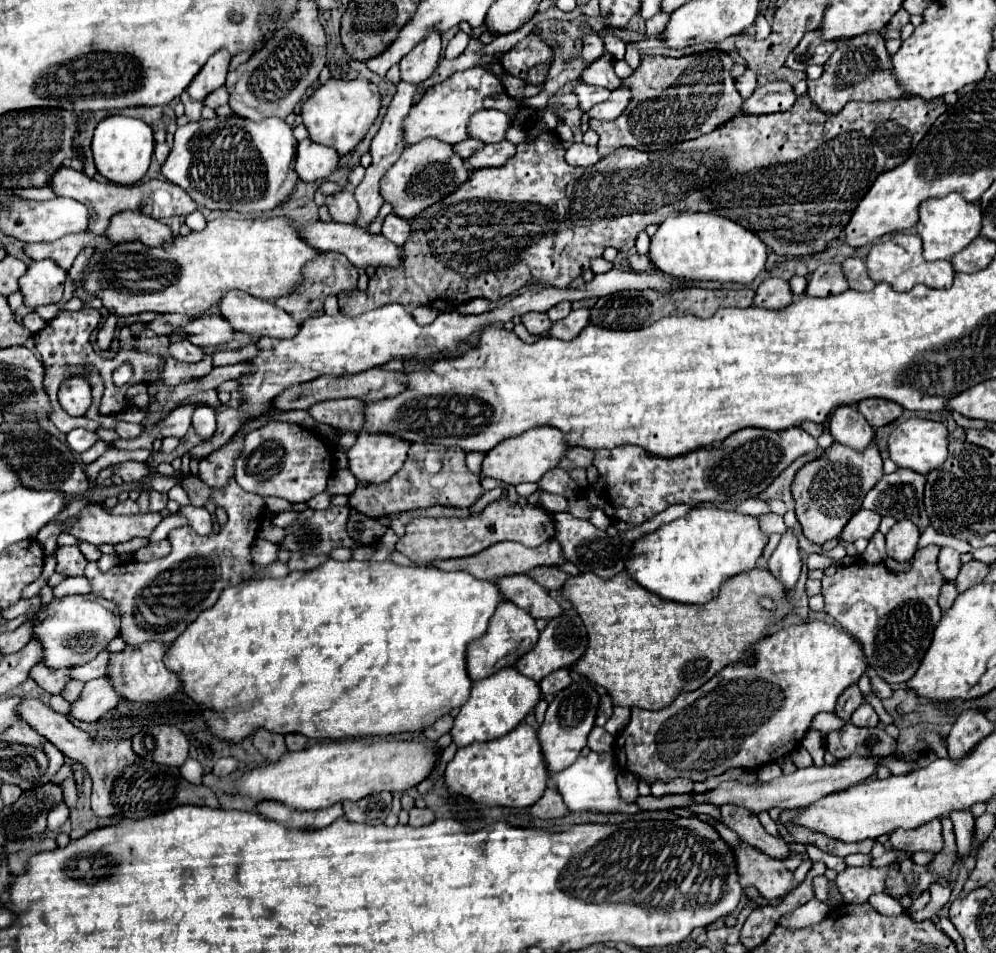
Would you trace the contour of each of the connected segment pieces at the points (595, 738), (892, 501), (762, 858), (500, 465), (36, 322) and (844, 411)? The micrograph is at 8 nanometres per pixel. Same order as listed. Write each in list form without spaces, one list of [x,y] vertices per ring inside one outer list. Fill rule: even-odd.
[[[593,727],[593,731],[589,733],[589,743],[587,747],[591,751],[597,751],[597,753],[607,753],[613,749],[613,735],[607,733],[603,727]]]
[[[897,469],[895,473],[883,475],[881,481],[865,495],[863,509],[891,515],[897,521],[909,519],[919,529],[925,529],[929,525],[929,517],[923,509],[923,487],[923,475],[911,469]]]
[[[741,843],[733,849],[737,855],[739,883],[743,887],[755,885],[759,893],[769,901],[785,897],[787,893],[797,889],[795,873],[789,869],[777,869],[777,859],[761,853],[759,849],[747,843]]]
[[[533,427],[529,431],[525,431],[519,437],[501,441],[499,445],[495,445],[495,449],[491,453],[487,453],[487,457],[483,459],[483,467],[481,473],[495,477],[503,483],[523,483],[523,481],[539,481],[547,471],[555,469],[561,461],[561,455],[565,455],[571,449],[565,431],[555,429],[555,427]]]
[[[31,311],[31,313],[27,313],[27,315],[23,317],[23,325],[25,325],[31,333],[37,333],[37,331],[41,331],[41,329],[43,329],[45,321],[43,321],[35,311]]]
[[[855,405],[835,409],[829,417],[829,431],[837,443],[855,451],[867,449],[875,437],[871,425],[865,421],[865,417],[861,417],[861,413],[857,413]]]

